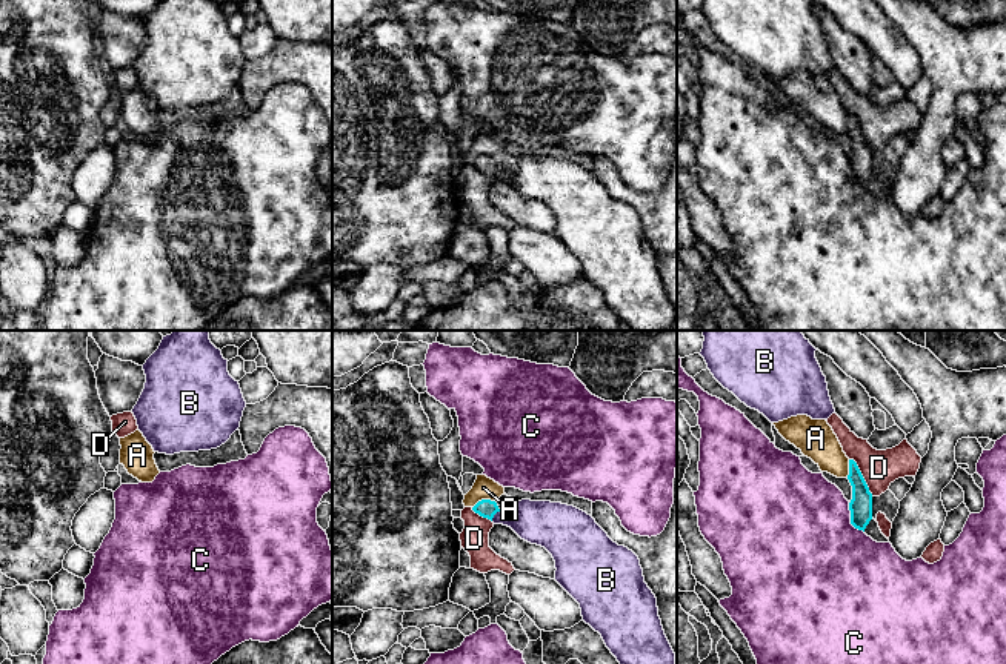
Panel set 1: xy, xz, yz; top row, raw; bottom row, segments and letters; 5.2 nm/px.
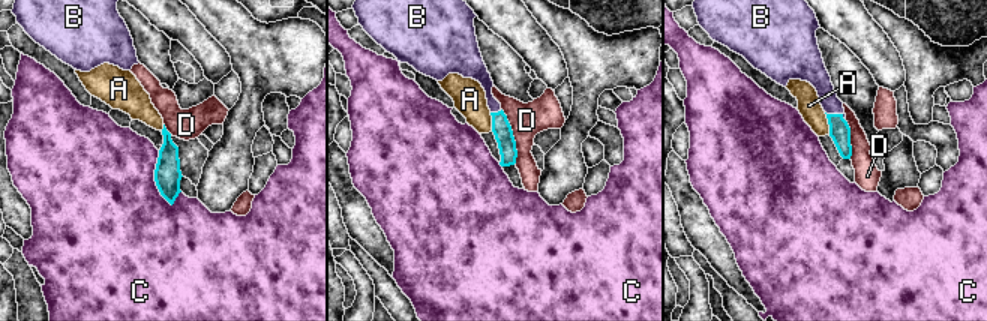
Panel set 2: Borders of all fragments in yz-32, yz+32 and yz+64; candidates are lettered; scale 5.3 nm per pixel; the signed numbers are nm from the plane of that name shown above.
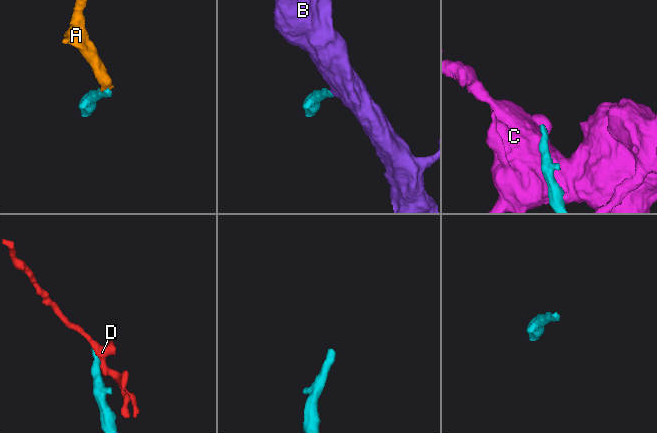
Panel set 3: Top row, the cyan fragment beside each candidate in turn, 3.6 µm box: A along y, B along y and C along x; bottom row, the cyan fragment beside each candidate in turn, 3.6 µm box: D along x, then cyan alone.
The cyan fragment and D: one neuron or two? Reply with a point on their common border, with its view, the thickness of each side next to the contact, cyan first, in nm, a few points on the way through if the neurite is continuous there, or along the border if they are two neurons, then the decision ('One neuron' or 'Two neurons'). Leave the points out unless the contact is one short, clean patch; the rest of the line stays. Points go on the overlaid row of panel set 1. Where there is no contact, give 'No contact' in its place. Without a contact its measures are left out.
Touches cyan at yz (862, 477). Thickness 120 nm (cyan) against 190 nm. Boundary: yz (849, 458), (856, 463), (872, 495). Two neurons

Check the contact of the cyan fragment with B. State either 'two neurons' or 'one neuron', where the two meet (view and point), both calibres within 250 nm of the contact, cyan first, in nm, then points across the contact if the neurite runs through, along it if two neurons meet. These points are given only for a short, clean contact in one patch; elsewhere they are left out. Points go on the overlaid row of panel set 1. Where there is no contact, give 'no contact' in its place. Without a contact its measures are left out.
one neuron; meets cyan in xz at (494, 514); 90 nm thick on the cyan side, 220 nm on the other; runs through xz (485, 507), (494, 514), (508, 521), (540, 523)

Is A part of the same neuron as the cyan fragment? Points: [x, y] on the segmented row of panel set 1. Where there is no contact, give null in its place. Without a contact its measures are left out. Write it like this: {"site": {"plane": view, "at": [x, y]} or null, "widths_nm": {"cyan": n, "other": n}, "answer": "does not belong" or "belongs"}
{"site": {"plane": "xz", "at": [483, 500]}, "widths_nm": {"cyan": 90, "other": 120}, "answer": "does not belong"}

